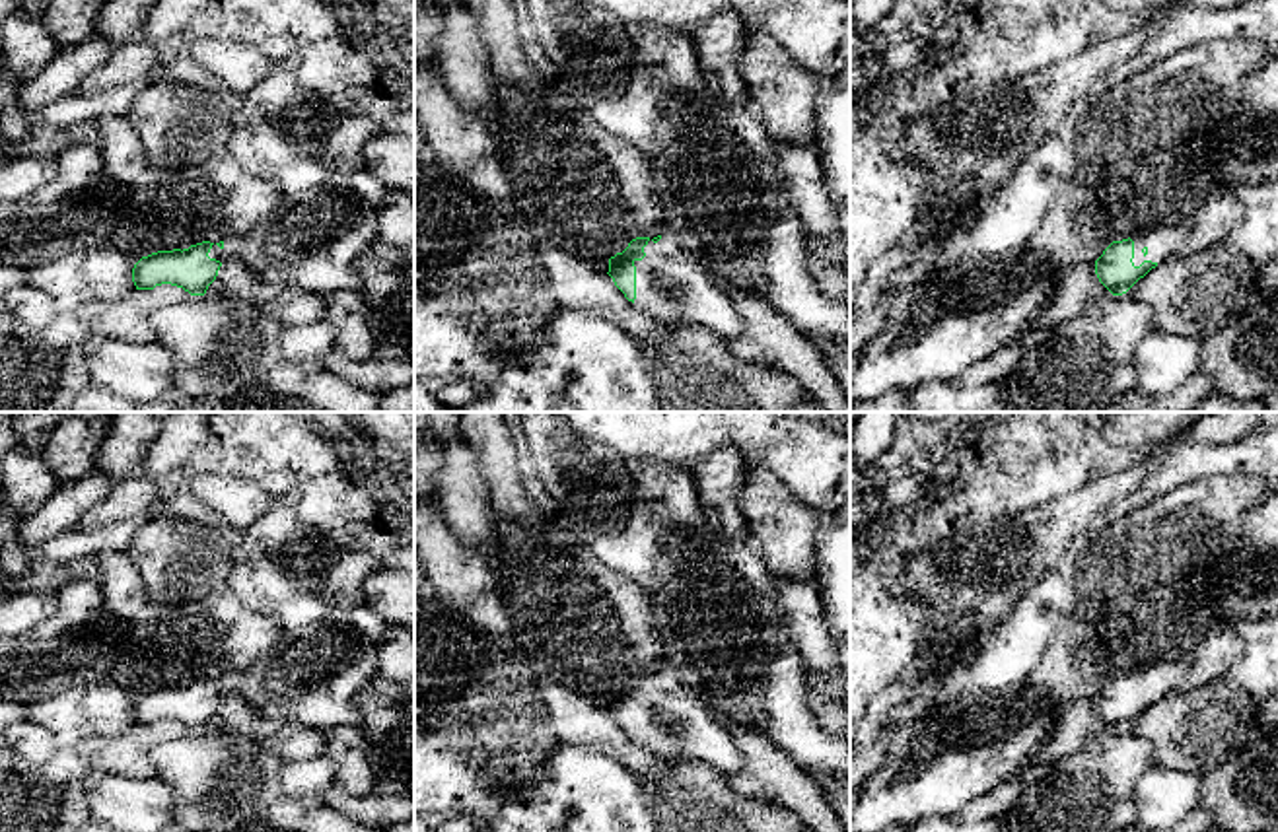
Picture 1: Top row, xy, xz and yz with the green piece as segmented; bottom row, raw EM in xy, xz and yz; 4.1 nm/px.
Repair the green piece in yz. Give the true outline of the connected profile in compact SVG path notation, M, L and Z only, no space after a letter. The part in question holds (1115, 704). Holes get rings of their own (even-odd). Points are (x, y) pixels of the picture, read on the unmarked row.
M1192 653L1146 663L1128 675L1113 676L1095 696L1099 717L1113 729L1126 729L1152 704L1179 688Z

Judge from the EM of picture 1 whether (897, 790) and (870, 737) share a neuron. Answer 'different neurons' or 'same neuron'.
different neurons

